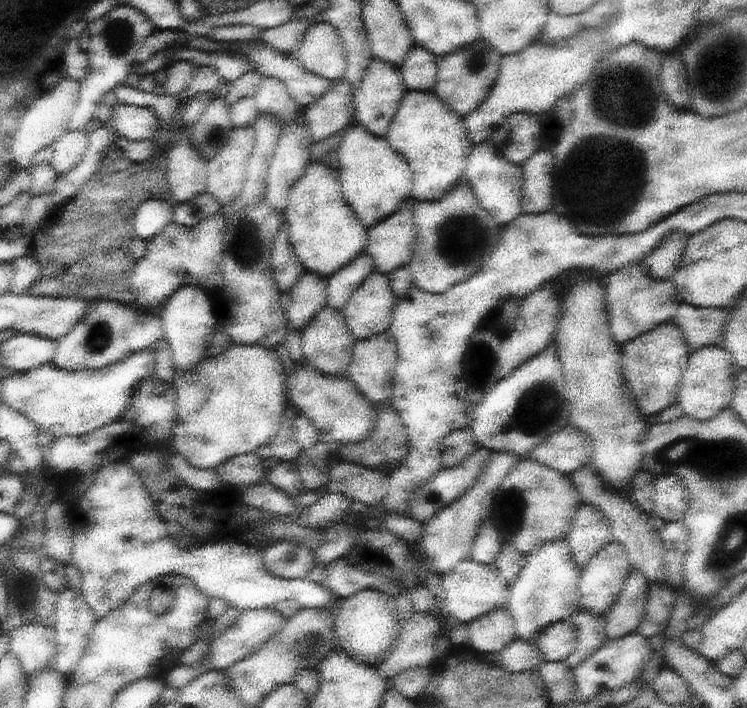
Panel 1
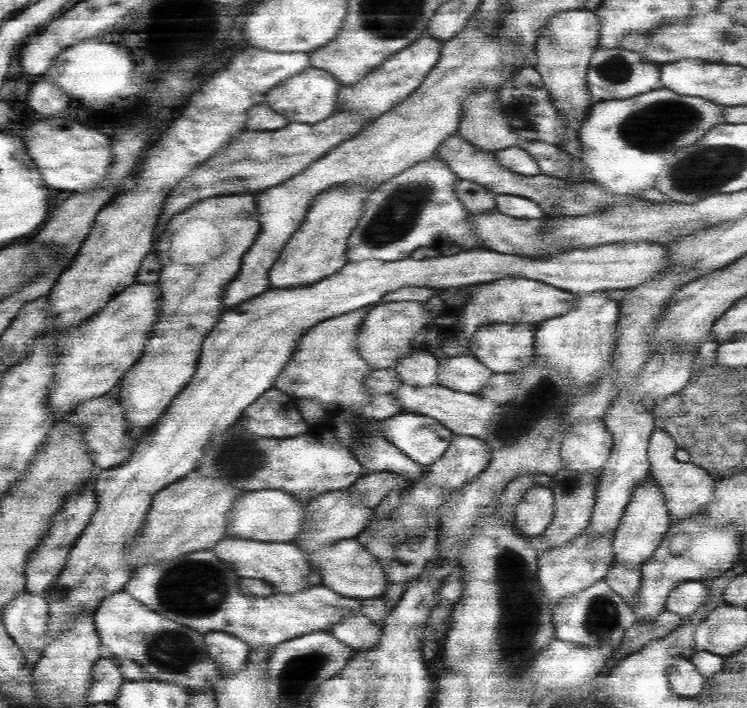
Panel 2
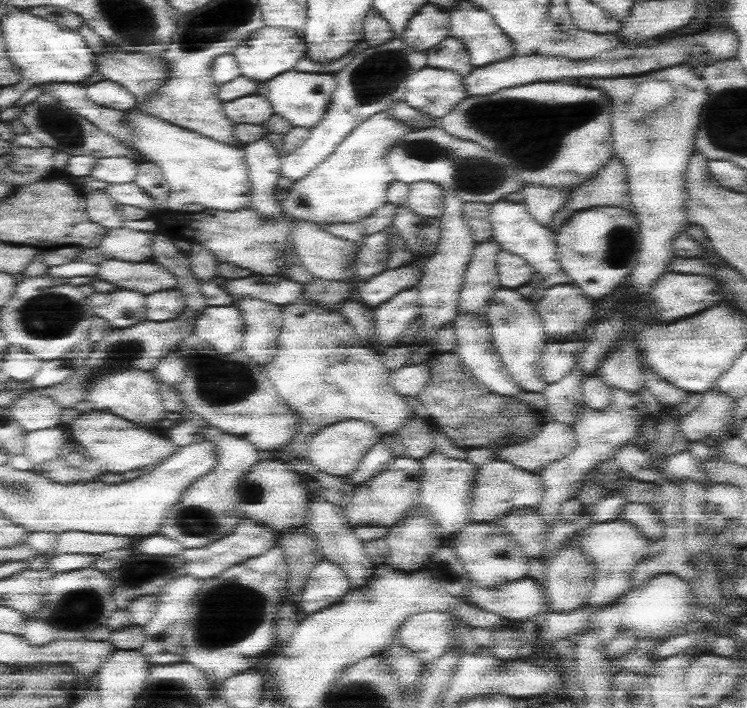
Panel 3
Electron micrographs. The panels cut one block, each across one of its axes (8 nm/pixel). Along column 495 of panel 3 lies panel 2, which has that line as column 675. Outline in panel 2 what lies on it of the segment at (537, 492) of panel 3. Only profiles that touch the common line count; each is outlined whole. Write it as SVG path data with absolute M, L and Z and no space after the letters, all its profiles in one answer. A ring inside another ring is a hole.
M676 458L668 460L662 468L650 466L650 478L660 486L668 512L676 520L690 518L692 514L700 512L702 504L708 504L714 494L714 486L720 480L712 480L706 470L676 462Z

